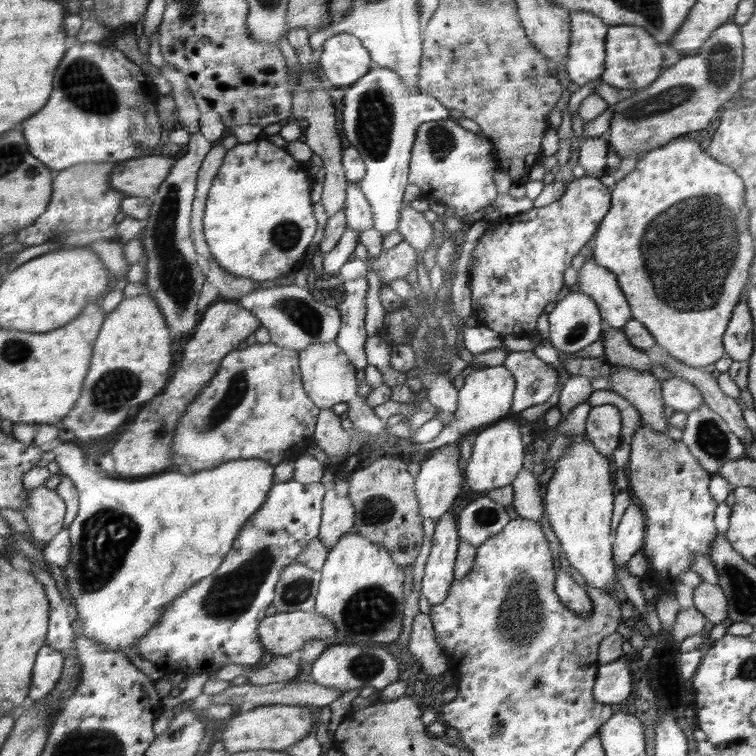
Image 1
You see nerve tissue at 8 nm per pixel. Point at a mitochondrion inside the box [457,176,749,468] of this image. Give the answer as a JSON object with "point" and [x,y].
{"point":[689,251]}

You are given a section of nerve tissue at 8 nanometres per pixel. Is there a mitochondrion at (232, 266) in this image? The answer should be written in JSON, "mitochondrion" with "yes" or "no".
{"mitochondrion":"no"}

